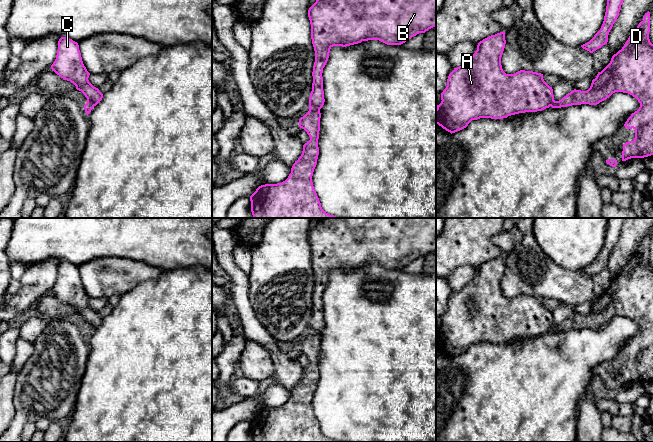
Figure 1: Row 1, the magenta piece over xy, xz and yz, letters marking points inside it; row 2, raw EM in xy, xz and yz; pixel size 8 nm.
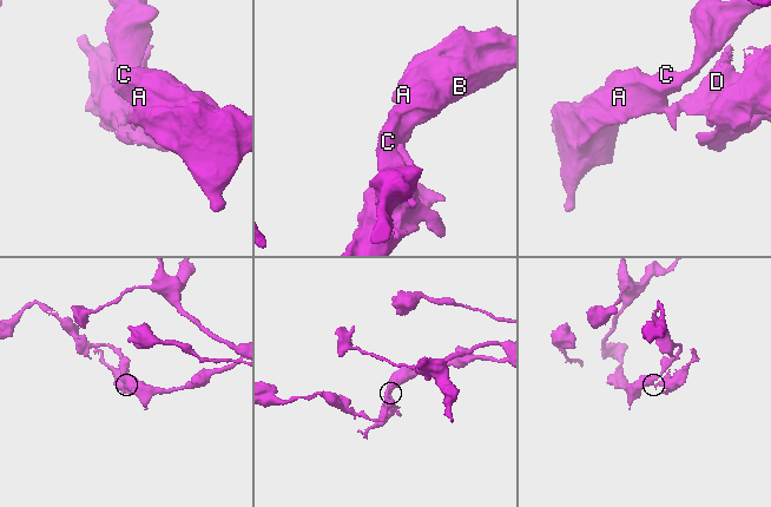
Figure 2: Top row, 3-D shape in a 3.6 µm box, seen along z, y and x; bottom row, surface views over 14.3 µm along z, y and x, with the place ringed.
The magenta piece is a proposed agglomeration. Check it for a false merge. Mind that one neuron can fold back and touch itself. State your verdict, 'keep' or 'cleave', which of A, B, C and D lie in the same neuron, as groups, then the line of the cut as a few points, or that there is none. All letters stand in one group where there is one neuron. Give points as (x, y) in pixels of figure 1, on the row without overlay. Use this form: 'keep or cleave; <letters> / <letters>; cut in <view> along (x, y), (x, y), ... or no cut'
cleave; A B C / D; cut in xz along (310, 331), (316, 331), (319, 334)

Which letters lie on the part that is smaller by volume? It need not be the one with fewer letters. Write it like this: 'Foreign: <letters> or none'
Foreign: D

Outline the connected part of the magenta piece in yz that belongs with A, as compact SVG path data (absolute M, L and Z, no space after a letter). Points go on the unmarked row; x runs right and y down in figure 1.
M505 256L491 259L477 269L473 280L461 290L454 292L441 317L441 327L436 329L436 348L455 357L480 342L503 343L508 340L537 336L549 332L554 326L553 313L543 303L543 298L520 294L506 298L501 289L505 272Z

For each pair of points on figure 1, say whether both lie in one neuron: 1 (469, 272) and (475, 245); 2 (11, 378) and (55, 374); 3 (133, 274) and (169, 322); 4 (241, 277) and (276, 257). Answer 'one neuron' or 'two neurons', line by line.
1: two neurons
2: two neurons
3: two neurons
4: two neurons

